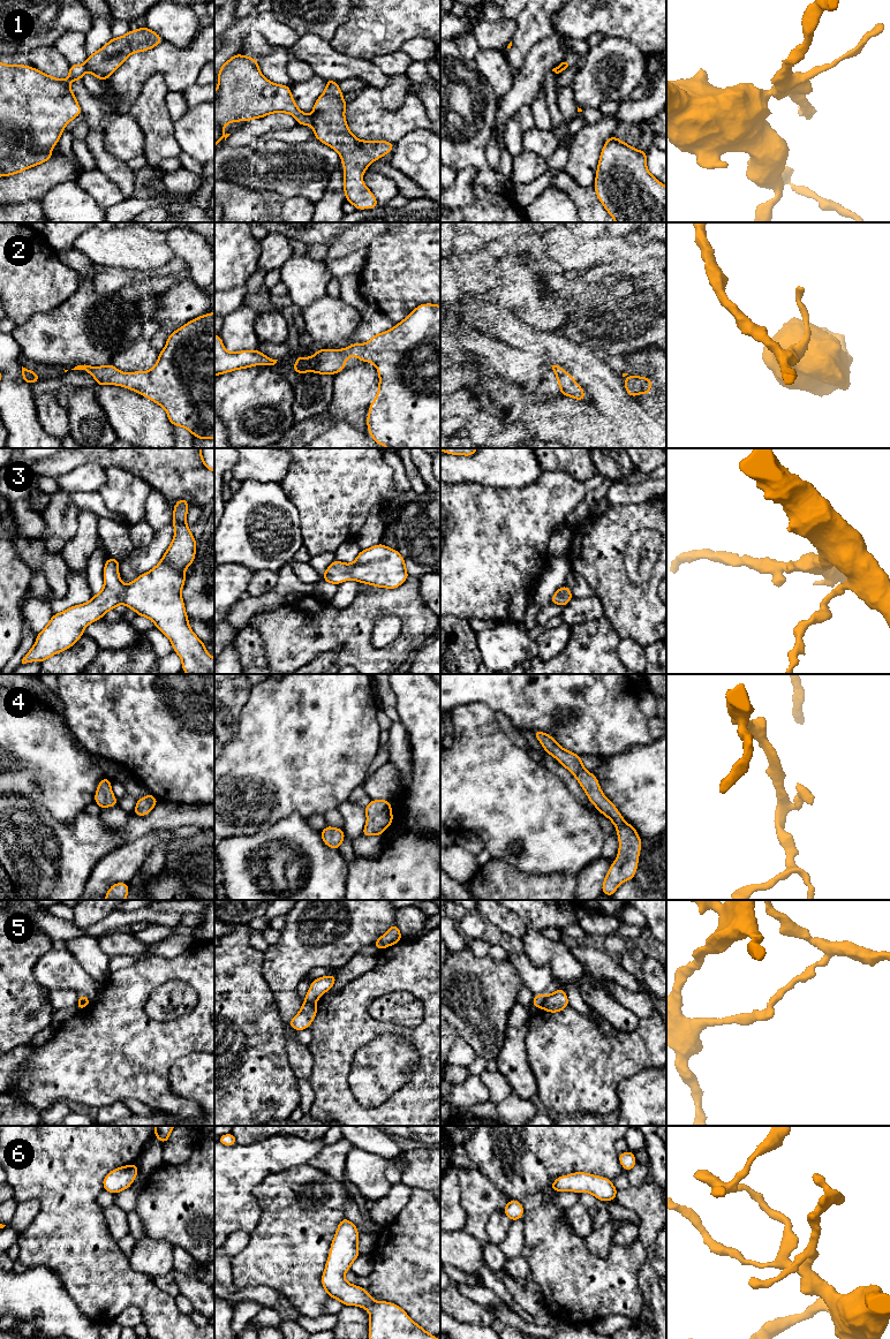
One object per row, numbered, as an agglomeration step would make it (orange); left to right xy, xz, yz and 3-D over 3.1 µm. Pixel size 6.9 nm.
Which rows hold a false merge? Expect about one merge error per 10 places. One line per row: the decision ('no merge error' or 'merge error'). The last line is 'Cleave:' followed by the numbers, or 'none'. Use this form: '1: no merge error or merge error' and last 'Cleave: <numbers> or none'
1: merge error
2: no merge error
3: no merge error
4: no merge error
5: merge error
6: no merge error
Cleave: 1, 5

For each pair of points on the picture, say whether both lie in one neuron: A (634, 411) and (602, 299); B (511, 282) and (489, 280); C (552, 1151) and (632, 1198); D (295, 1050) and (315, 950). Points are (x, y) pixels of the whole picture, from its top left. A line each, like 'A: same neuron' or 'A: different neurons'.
A: different neurons
B: different neurons
C: different neurons
D: same neuron

